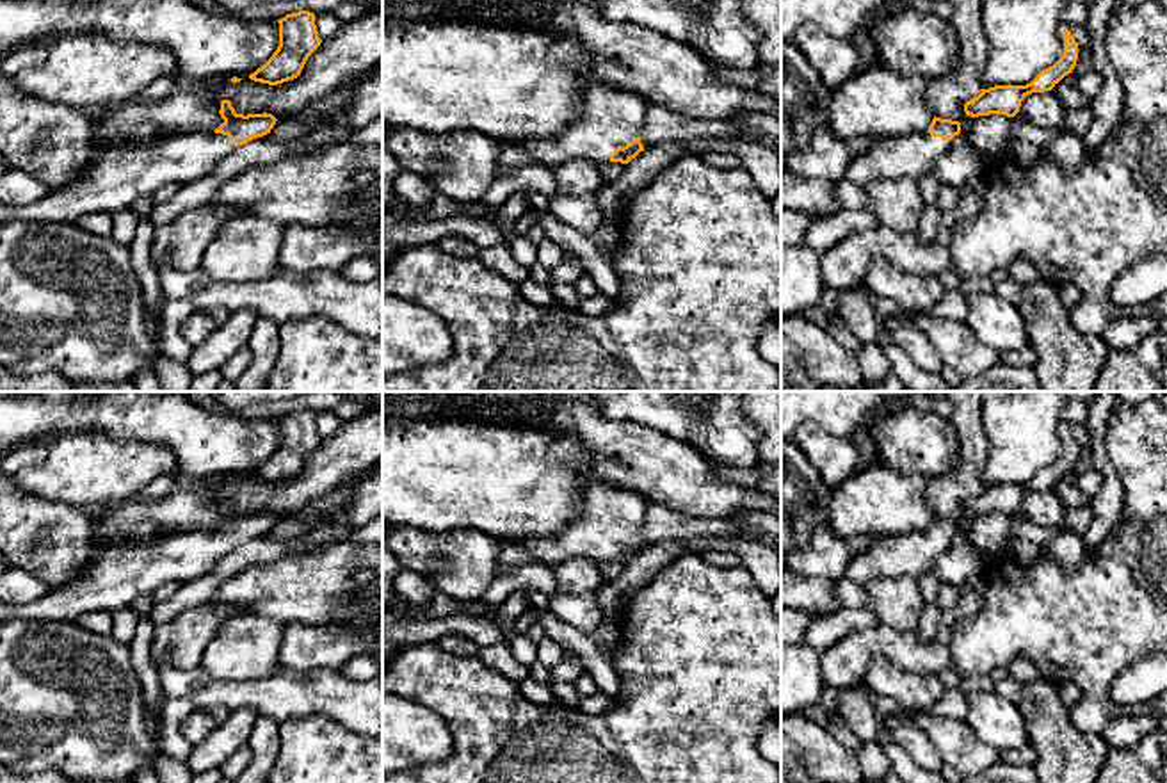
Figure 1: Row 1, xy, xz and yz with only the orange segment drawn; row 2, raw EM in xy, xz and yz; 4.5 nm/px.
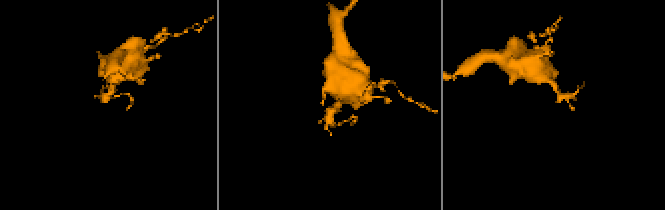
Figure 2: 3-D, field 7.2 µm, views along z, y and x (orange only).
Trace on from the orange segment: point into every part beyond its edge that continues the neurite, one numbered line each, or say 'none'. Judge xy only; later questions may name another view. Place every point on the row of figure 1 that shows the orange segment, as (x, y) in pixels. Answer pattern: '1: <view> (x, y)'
1: xy (118, 178)

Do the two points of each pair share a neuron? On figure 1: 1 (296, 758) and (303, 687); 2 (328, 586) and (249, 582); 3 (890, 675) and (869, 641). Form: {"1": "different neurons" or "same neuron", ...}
{"1": "different neurons", "2": "same neuron", "3": "different neurons"}

